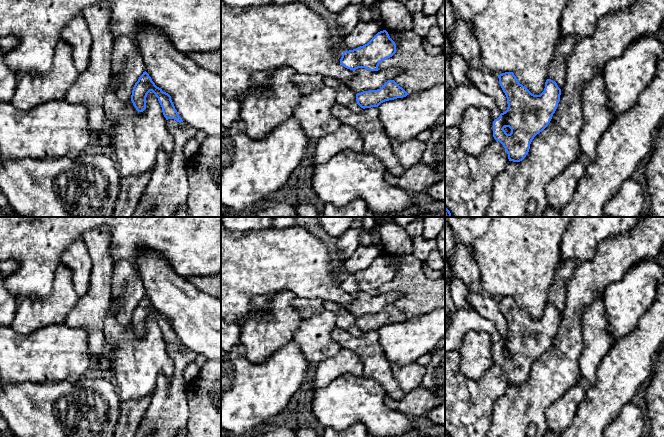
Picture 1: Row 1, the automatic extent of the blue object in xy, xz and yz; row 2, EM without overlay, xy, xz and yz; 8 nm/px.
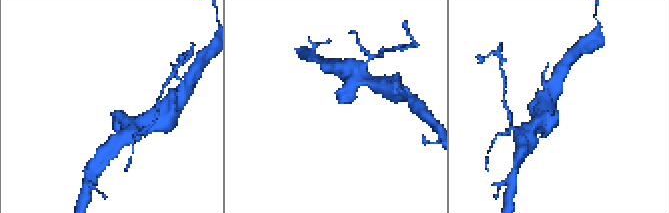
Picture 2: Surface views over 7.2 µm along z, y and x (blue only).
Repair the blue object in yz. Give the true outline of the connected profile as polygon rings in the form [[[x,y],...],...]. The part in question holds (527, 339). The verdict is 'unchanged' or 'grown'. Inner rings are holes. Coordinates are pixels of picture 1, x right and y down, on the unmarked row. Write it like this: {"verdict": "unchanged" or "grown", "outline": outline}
{"verdict": "unchanged", "outline": [[[513,296],[502,297],[498,302],[506,319],[508,331],[493,345],[493,361],[503,369],[509,385],[520,386],[528,378],[534,361],[550,347],[560,325],[561,313],[555,305],[547,303],[544,315],[540,319],[534,319],[519,307]]]}

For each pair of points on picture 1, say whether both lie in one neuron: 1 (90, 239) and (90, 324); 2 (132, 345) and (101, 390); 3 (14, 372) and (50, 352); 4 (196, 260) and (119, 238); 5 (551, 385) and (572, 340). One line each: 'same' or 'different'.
1: same
2: different
3: same
4: same
5: same

